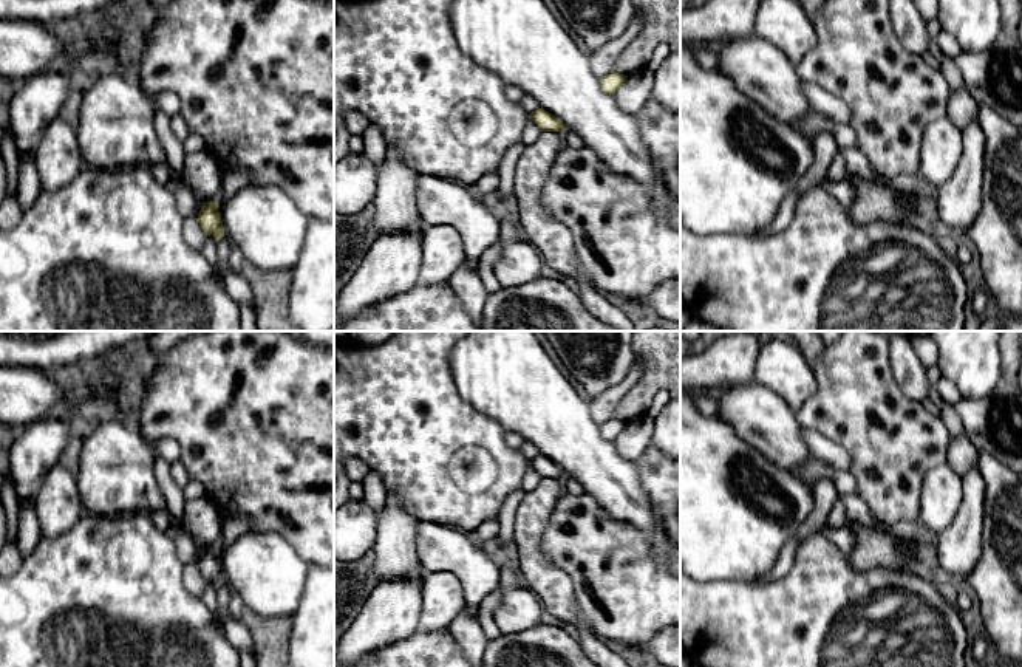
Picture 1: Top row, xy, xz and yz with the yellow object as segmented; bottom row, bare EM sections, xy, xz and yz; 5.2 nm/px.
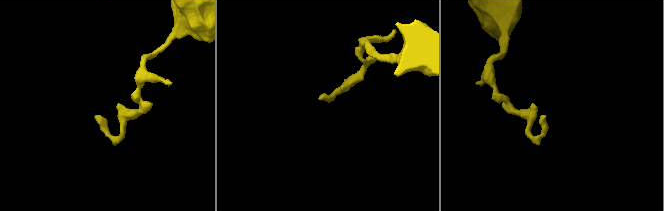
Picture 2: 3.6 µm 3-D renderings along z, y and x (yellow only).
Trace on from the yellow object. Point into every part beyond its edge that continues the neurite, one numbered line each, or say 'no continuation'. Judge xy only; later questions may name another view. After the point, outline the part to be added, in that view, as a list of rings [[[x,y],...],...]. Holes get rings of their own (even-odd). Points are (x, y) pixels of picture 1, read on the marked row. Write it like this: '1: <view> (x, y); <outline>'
no continuation

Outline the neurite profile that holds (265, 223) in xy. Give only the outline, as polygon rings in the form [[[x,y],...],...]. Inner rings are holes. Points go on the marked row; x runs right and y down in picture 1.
[[[246,186],[223,204],[224,234],[261,271],[294,268],[308,224],[295,201],[275,186]]]

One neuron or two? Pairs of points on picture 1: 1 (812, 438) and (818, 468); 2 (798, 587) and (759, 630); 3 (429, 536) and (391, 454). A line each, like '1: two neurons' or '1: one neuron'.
1: two neurons
2: one neuron
3: two neurons

